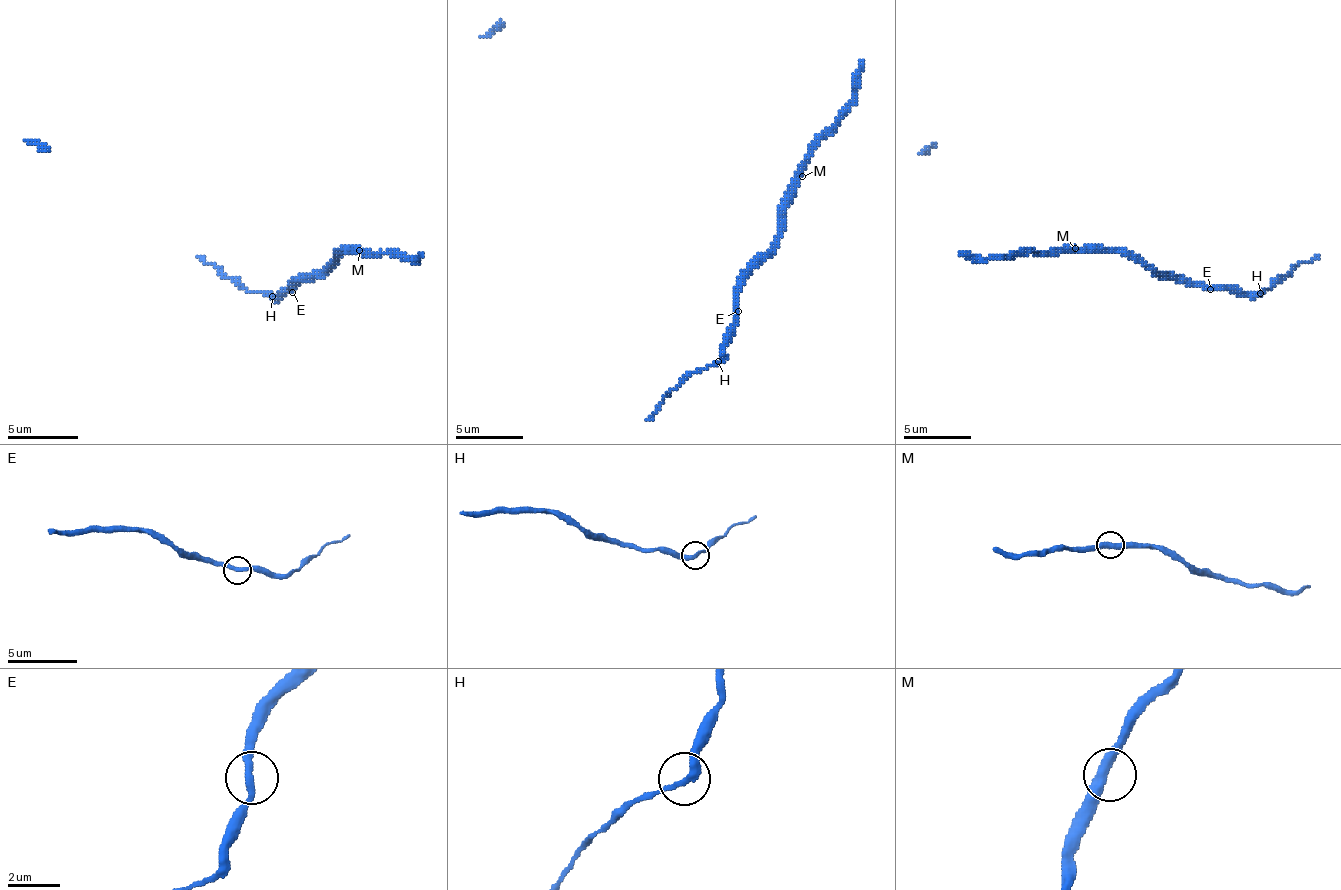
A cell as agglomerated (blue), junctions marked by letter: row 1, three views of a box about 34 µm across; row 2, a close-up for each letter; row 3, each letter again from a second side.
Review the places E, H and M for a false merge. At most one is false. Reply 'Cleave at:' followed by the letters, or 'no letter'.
Cleave at: H

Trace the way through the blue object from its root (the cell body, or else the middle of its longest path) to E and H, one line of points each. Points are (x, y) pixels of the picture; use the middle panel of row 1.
E: (795, 172), (792, 179), (792, 203), (785, 209), (778, 240), (744, 281), (738, 294), (738, 311)
H: (795, 172), (792, 203), (785, 209), (778, 240), (744, 281), (738, 294), (734, 335), (717, 362)

